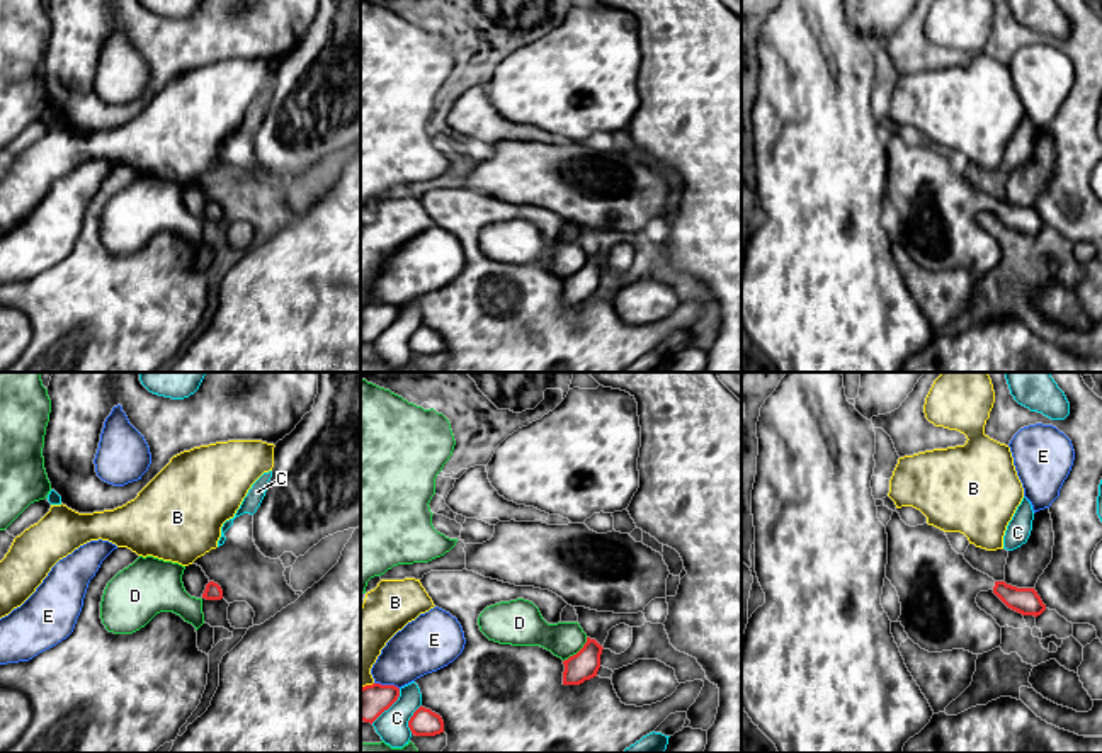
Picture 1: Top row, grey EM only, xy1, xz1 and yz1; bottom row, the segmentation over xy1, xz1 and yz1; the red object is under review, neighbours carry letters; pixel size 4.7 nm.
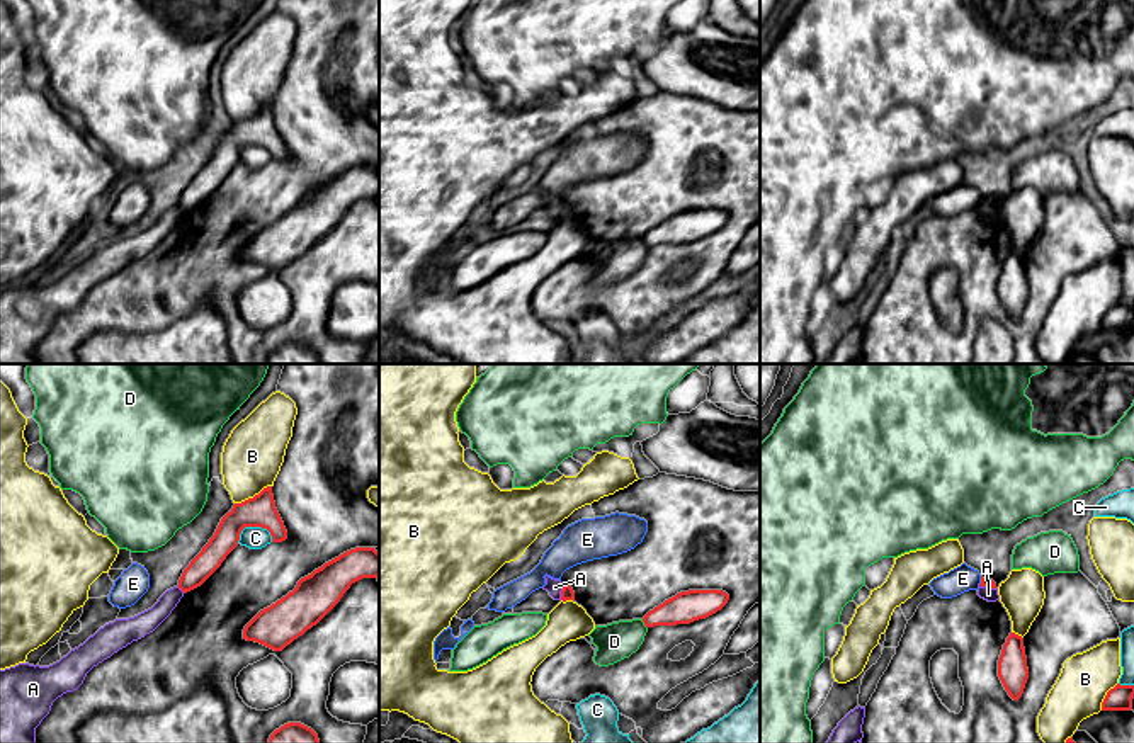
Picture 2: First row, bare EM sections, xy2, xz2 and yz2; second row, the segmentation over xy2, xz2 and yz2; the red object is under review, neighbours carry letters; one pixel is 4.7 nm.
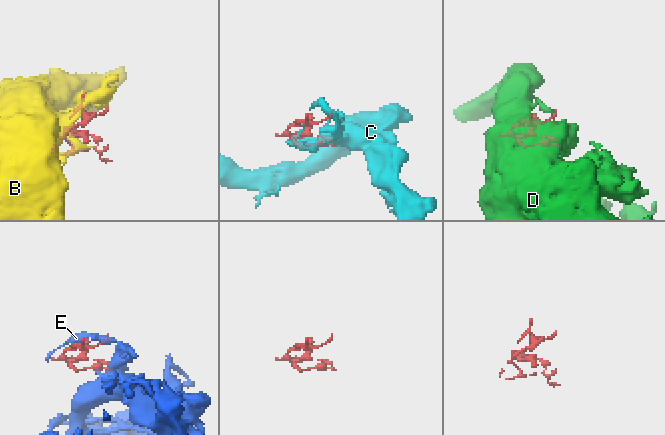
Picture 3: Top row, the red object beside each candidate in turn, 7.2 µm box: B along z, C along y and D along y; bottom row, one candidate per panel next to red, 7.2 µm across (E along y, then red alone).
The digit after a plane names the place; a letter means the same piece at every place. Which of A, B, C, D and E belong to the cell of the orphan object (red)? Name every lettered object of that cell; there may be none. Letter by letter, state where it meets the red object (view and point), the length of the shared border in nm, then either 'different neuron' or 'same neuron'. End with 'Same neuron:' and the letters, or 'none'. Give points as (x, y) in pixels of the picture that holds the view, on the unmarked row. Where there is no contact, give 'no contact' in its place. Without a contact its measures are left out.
A: meets red in xz2 at (561, 211); contact 80 nm long; different neuron
B: meets red in xy2 at (254, 116); contact 200 nm long; different neuron
C: meets red in xy2 at (250, 145); contact 180 nm long; different neuron
D: meets red in xz1 at (579, 271); contact 170 nm long; different neuron
E: meets red in xz1 at (386, 305); contact 120 nm long; different neuron
Same neuron: none

